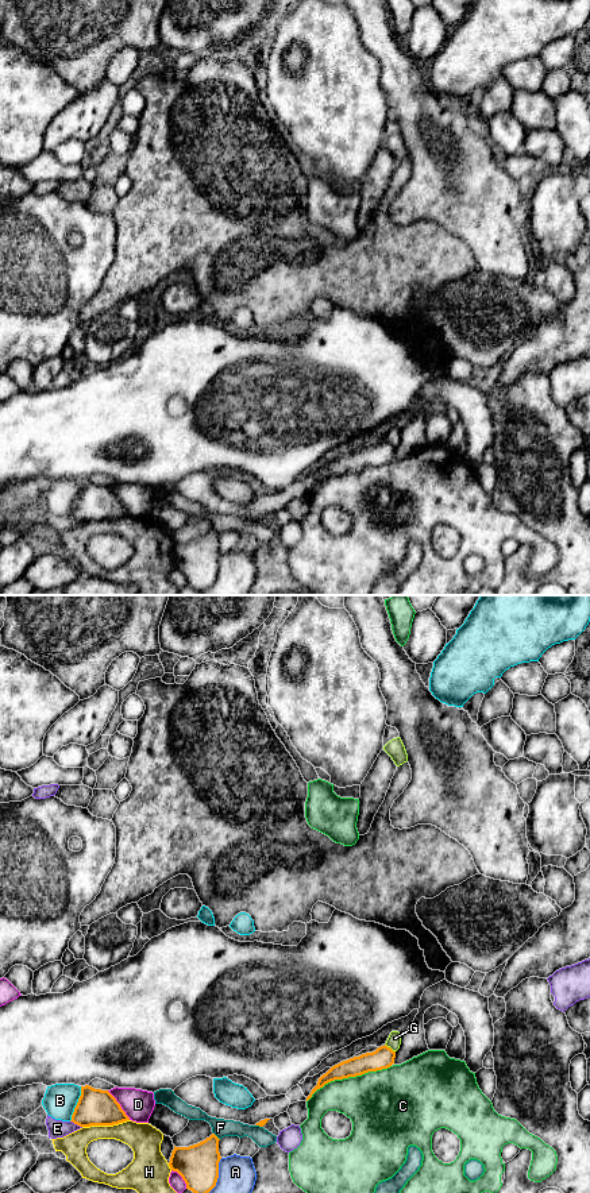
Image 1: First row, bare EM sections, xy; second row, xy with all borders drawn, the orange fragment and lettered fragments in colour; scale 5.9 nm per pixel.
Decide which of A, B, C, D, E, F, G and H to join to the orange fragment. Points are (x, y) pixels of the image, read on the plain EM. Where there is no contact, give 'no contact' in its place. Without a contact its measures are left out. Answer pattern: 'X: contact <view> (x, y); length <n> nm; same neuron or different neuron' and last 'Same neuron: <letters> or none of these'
A: contact xy (218, 572); length 260 nm; different neuron
B: contact xy (77, 500); length 220 nm; different neuron
C: contact xy (347, 473); length 550 nm; different neuron
D: contact xy (119, 501); length 220 nm; different neuron
E: contact xy (76, 518); length 80 nm; different neuron
F: contact xy (216, 532); length 60 nm; different neuron
G: contact xy (389, 443); length 80 nm; different neuron
H: contact xy (105, 520); length 280 nm; different neuron
Same neuron: none of these

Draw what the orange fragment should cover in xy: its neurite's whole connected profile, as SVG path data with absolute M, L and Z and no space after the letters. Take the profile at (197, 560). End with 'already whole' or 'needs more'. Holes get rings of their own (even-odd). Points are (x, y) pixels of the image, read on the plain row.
M212 529L205 536L189 541L176 543L171 548L169 561L177 567L186 579L186 584L198 592L209 588L219 574L219 533Z | already whole

